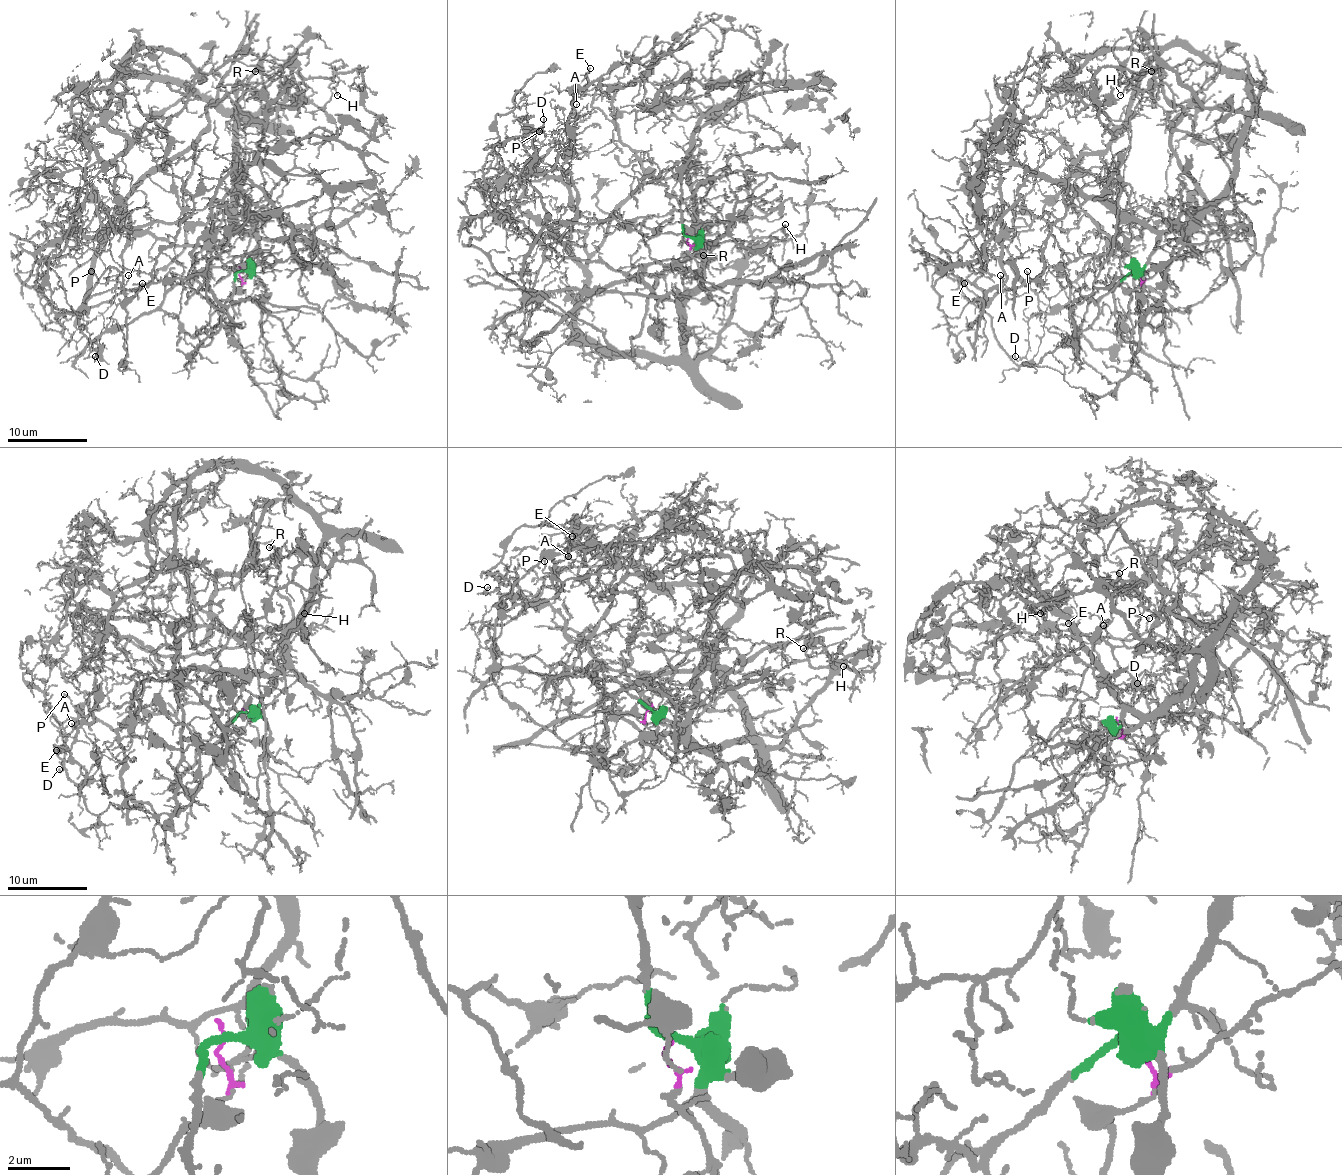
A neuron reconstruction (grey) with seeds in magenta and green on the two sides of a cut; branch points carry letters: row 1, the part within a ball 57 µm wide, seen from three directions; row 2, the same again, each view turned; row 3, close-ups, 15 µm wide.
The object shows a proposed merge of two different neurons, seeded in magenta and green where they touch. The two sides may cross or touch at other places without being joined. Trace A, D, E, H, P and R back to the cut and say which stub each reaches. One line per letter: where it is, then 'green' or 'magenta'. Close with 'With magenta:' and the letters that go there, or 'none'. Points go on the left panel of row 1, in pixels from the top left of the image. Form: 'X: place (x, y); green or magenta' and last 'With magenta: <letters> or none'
A: place (128, 275); magenta
D: place (95, 356); magenta
E: place (142, 283); magenta
H: place (337, 95); green
P: place (91, 271); magenta
R: place (255, 71); green
With magenta: A, D, E, P

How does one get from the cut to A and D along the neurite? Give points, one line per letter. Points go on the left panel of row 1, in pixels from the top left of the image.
A: (241, 271), (193, 337), (167, 311), (141, 313), (92, 349), (82, 299), (107, 269), (121, 289), (129, 275)
D: (241, 271), (241, 285), (193, 337), (167, 311), (141, 313), (113, 325), (92, 349), (80, 305), (94, 355)

